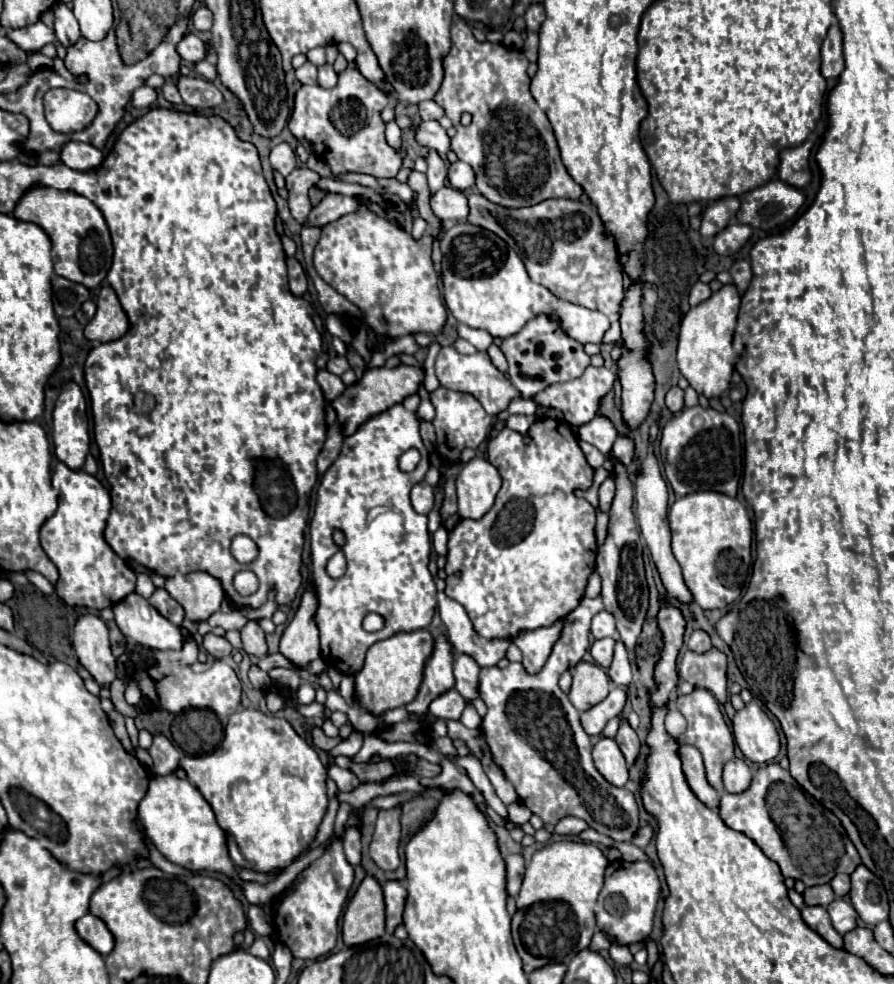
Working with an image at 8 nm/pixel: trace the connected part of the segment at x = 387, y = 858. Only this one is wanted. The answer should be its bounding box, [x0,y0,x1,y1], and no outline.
[370,808,400,870]

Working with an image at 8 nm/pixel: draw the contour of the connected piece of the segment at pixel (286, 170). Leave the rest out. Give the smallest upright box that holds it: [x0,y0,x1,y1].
[270,142,296,176]

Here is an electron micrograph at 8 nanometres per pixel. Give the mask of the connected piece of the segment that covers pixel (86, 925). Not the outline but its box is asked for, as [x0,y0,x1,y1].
[76,914,114,956]

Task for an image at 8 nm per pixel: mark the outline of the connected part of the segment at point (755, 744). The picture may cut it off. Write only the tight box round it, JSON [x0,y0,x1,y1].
[734,700,780,764]

